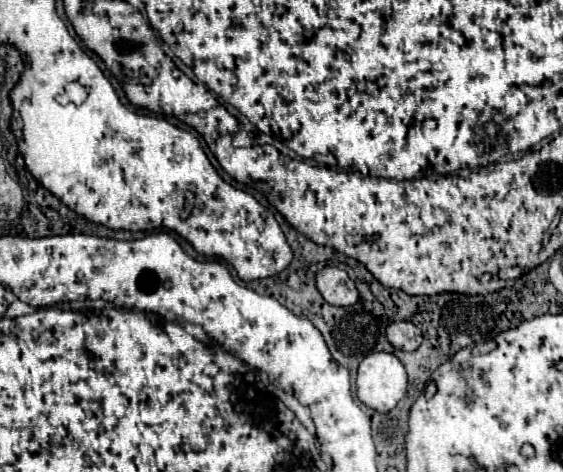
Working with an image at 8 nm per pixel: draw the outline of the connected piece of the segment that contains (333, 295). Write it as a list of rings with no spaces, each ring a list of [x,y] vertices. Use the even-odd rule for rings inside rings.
[[[326,266],[316,274],[316,288],[332,306],[352,306],[358,302],[356,284],[336,266]]]

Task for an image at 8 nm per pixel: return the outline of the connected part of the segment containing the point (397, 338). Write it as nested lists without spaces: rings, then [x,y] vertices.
[[[392,322],[386,328],[388,342],[406,352],[414,352],[422,344],[422,332],[412,324],[412,322]]]

